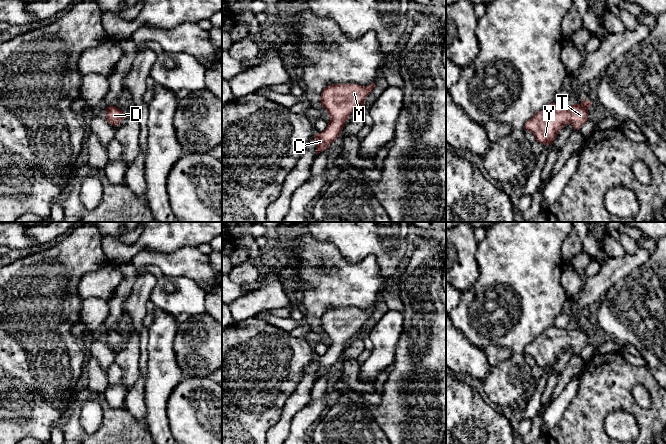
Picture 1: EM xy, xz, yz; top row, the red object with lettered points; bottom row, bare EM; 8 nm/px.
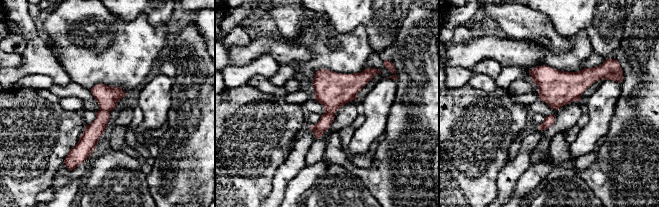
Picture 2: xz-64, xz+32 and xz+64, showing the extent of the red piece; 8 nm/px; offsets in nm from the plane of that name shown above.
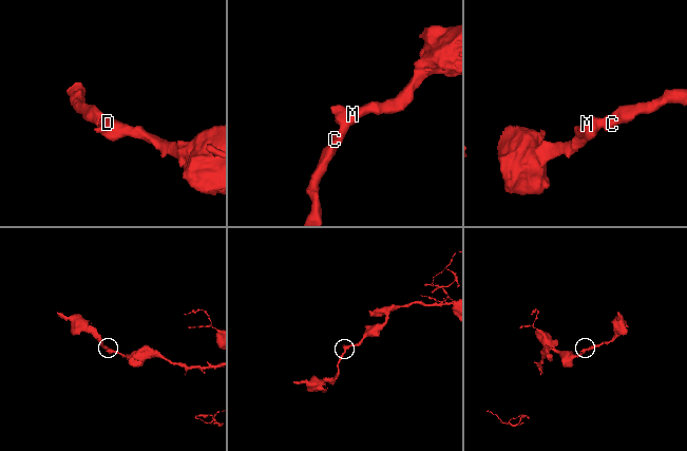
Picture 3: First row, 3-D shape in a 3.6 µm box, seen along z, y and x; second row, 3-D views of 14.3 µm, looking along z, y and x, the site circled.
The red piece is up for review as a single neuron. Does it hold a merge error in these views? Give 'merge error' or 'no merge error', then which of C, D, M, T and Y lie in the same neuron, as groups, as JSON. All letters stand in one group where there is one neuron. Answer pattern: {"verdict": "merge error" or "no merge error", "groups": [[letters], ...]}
{"verdict": "no merge error", "groups": [["C", "D", "M", "T", "Y"]]}

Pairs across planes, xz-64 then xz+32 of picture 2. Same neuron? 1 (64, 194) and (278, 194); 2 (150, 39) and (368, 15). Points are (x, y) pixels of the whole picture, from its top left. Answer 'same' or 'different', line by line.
1: different
2: different

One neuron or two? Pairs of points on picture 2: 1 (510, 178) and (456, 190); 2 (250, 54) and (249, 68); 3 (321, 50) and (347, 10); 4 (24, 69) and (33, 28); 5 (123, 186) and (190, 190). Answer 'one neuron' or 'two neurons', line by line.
1: two neurons
2: two neurons
3: two neurons
4: one neuron
5: two neurons

